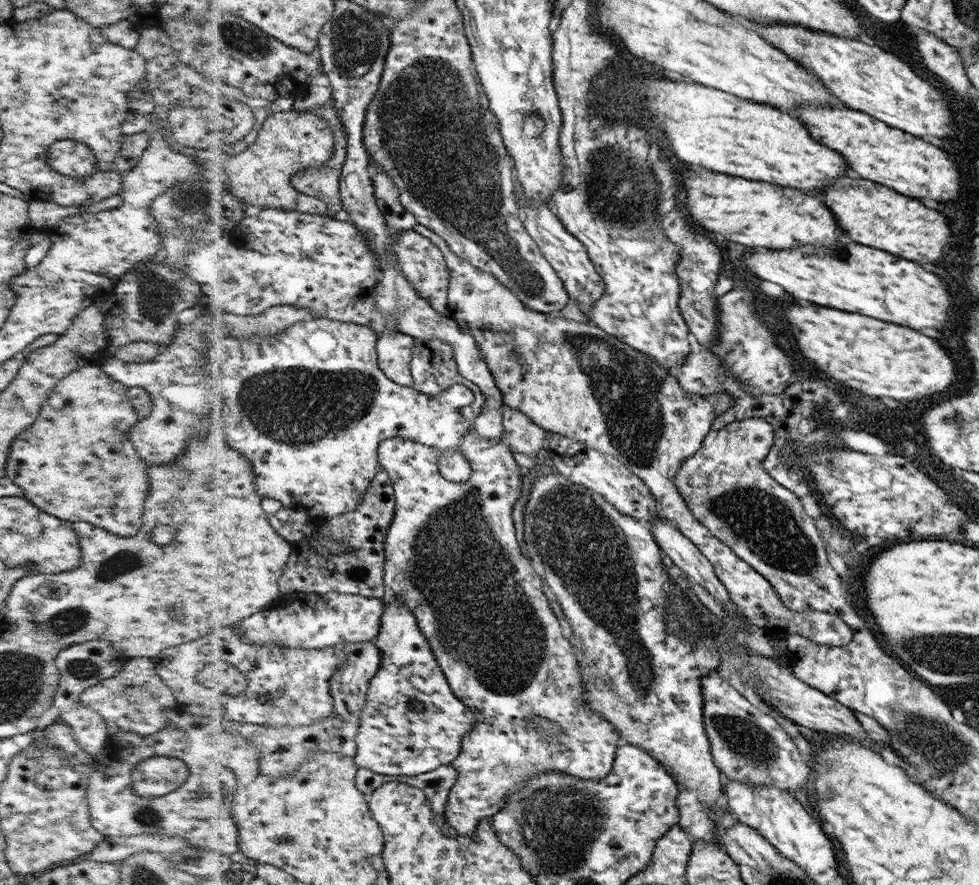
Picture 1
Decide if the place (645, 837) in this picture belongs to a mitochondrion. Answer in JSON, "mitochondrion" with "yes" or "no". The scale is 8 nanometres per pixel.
{"mitochondrion":"no"}

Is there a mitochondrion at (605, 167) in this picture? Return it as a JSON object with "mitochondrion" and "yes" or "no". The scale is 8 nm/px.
{"mitochondrion":"yes"}

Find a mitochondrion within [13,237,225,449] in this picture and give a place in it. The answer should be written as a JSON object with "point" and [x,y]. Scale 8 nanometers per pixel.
{"point":[156,296]}

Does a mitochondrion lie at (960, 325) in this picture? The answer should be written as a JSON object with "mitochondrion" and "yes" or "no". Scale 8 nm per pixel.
{"mitochondrion":"no"}

